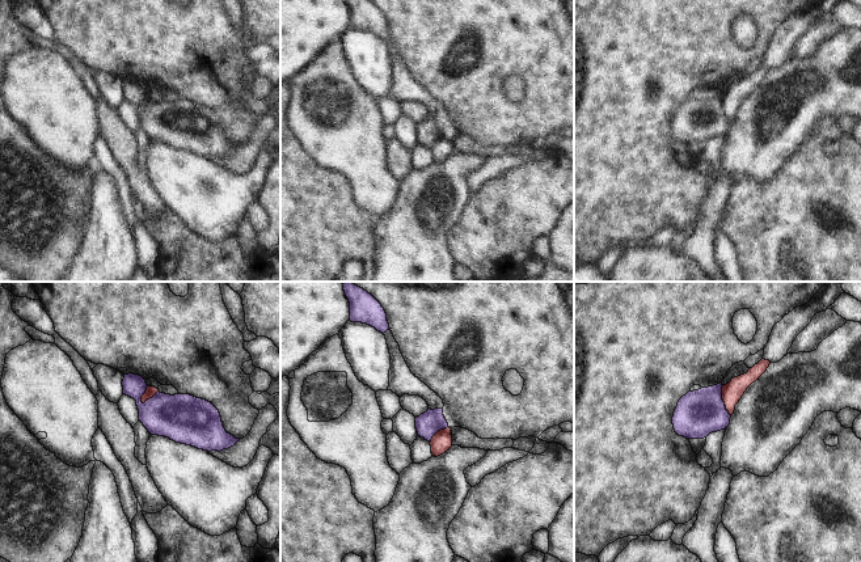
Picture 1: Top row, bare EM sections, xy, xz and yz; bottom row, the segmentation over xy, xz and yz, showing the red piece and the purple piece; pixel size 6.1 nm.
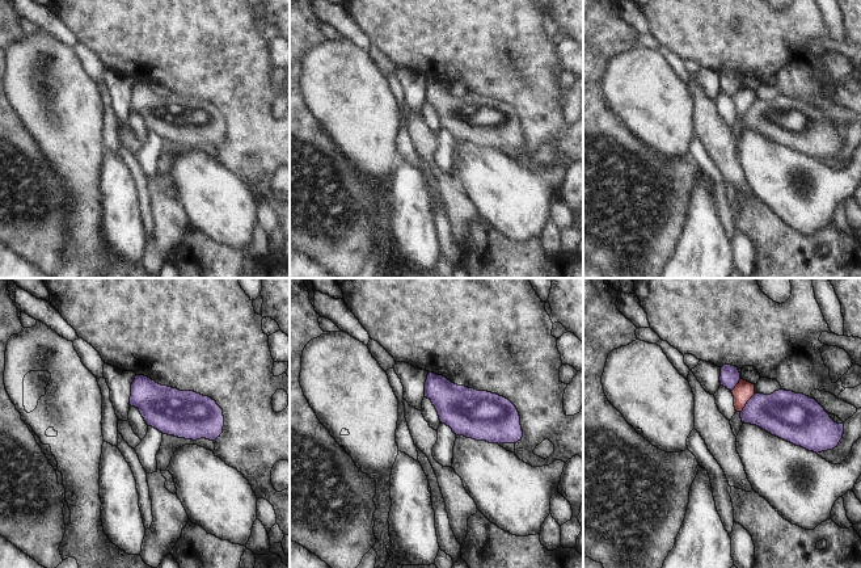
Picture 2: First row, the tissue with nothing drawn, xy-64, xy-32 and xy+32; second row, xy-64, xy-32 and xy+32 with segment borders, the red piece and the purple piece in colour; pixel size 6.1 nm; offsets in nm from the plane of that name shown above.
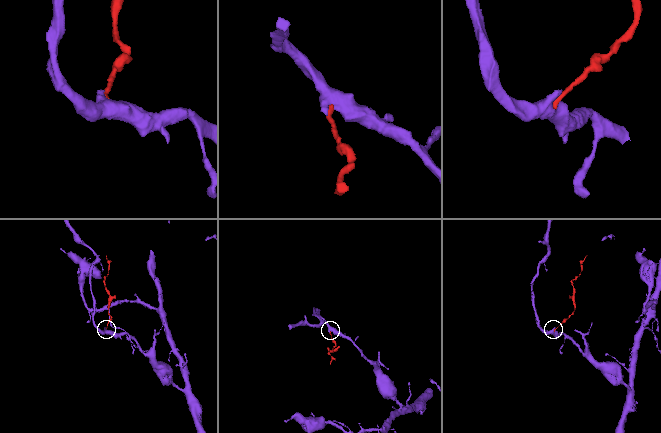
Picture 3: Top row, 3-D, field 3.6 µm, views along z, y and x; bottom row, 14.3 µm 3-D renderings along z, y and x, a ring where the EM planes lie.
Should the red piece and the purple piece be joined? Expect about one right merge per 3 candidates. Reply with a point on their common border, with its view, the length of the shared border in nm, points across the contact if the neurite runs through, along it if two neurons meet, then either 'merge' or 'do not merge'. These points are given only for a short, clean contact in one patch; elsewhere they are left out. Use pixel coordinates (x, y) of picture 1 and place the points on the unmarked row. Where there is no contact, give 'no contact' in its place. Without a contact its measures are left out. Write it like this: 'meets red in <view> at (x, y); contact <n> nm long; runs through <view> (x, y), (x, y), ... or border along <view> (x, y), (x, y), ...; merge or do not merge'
meets red in xy at (148, 105); contact 130 nm long; border along xy (157, 97), (143, 109), (140, 108); do not merge

